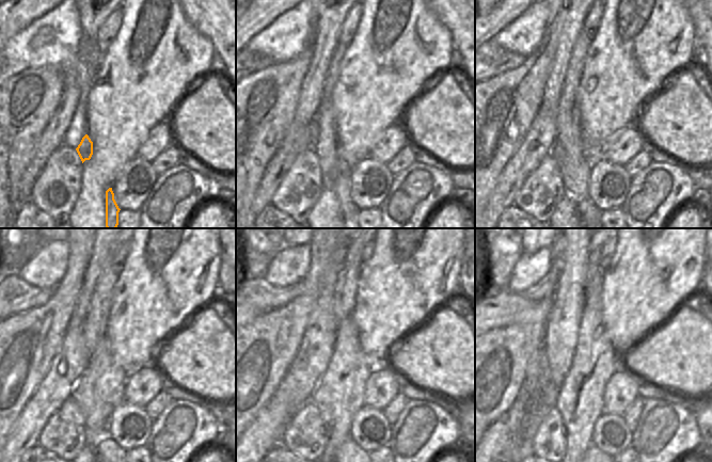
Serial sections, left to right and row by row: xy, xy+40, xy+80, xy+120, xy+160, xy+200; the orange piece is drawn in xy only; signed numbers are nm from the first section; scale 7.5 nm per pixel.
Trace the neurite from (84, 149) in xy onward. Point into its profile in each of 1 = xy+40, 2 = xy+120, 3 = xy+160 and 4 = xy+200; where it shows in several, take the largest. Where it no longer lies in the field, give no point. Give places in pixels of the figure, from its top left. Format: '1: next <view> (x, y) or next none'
1: next xy+40 (327, 150)
2: next xy+120 (95, 321)
3: next xy+160 (352, 265)
4: next xy+200 (595, 250)

